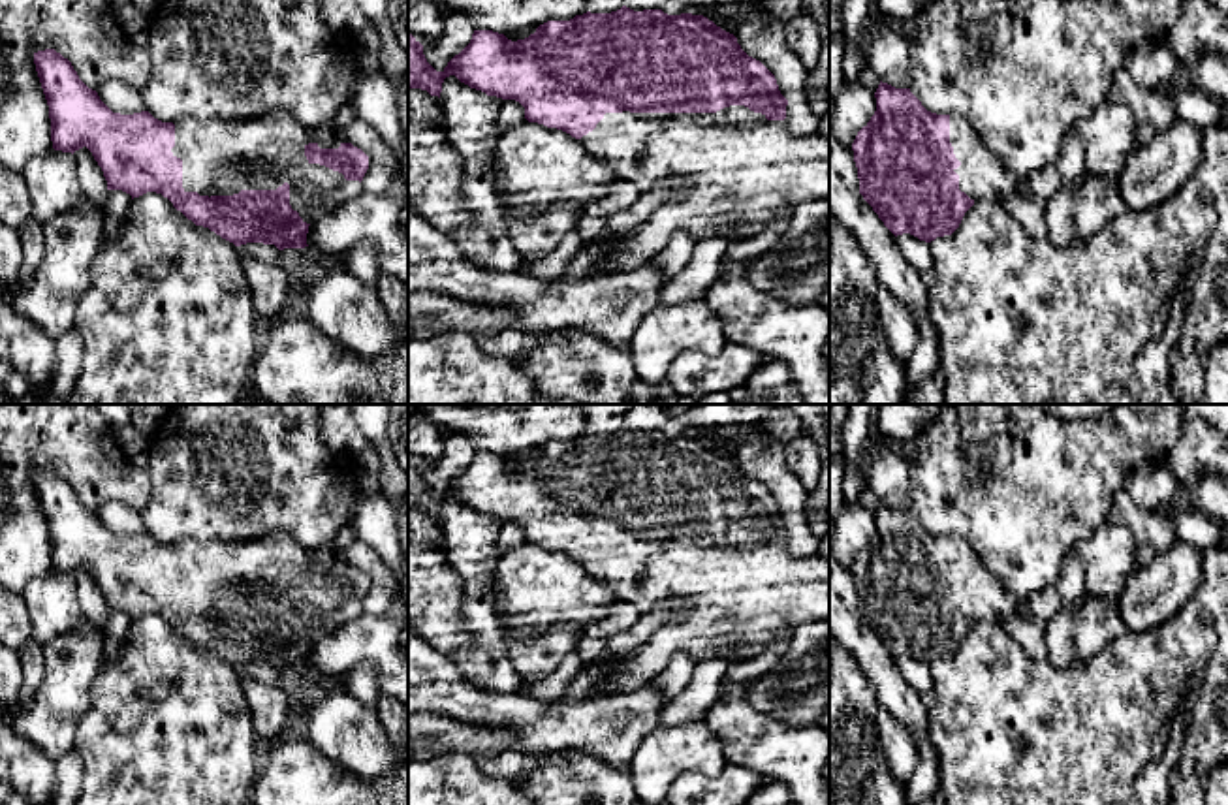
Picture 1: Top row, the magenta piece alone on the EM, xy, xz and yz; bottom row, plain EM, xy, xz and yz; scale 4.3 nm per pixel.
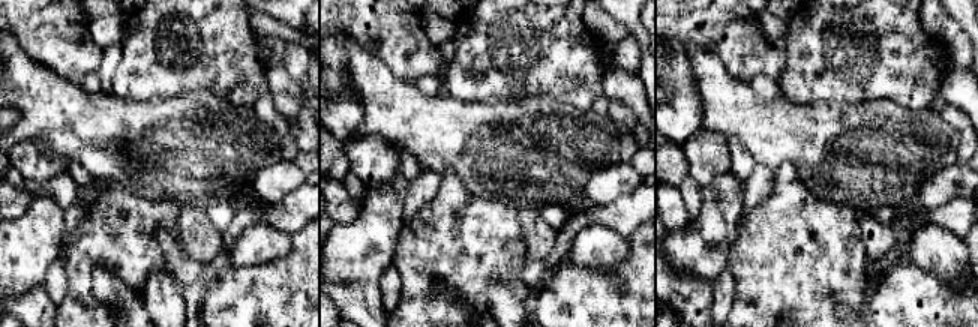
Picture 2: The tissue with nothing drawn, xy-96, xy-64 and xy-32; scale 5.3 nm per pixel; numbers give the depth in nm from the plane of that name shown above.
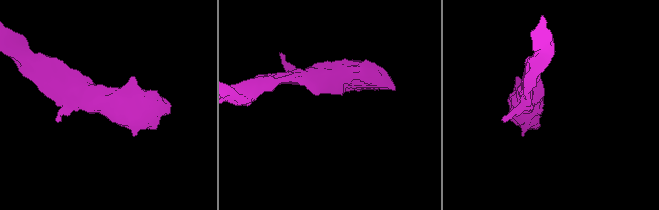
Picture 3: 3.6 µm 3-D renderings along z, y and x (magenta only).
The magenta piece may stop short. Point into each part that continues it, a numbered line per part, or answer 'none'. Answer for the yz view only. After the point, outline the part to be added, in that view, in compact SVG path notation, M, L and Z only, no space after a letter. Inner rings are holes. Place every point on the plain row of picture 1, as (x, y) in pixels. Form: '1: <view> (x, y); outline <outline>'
1: yz (982, 597); outline M950 536L950 564L955 579L961 583L957 591L959 611L970 621L999 623L1014 613L1017 608L1015 598L1006 591L970 549L970 545L955 536Z

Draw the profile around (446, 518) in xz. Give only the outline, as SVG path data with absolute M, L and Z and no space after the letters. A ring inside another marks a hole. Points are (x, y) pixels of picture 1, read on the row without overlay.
M455 497L442 504L444 555L463 579L463 624L470 643L449 658L476 688L517 694L521 675L508 655L495 598L502 519L470 510Z

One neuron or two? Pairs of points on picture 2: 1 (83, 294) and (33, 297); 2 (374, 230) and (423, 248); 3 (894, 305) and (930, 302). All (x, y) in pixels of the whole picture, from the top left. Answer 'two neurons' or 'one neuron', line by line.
1: two neurons
2: two neurons
3: one neuron

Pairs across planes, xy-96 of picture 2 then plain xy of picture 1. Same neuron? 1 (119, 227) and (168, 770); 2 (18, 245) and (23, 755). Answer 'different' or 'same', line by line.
1: same
2: different

